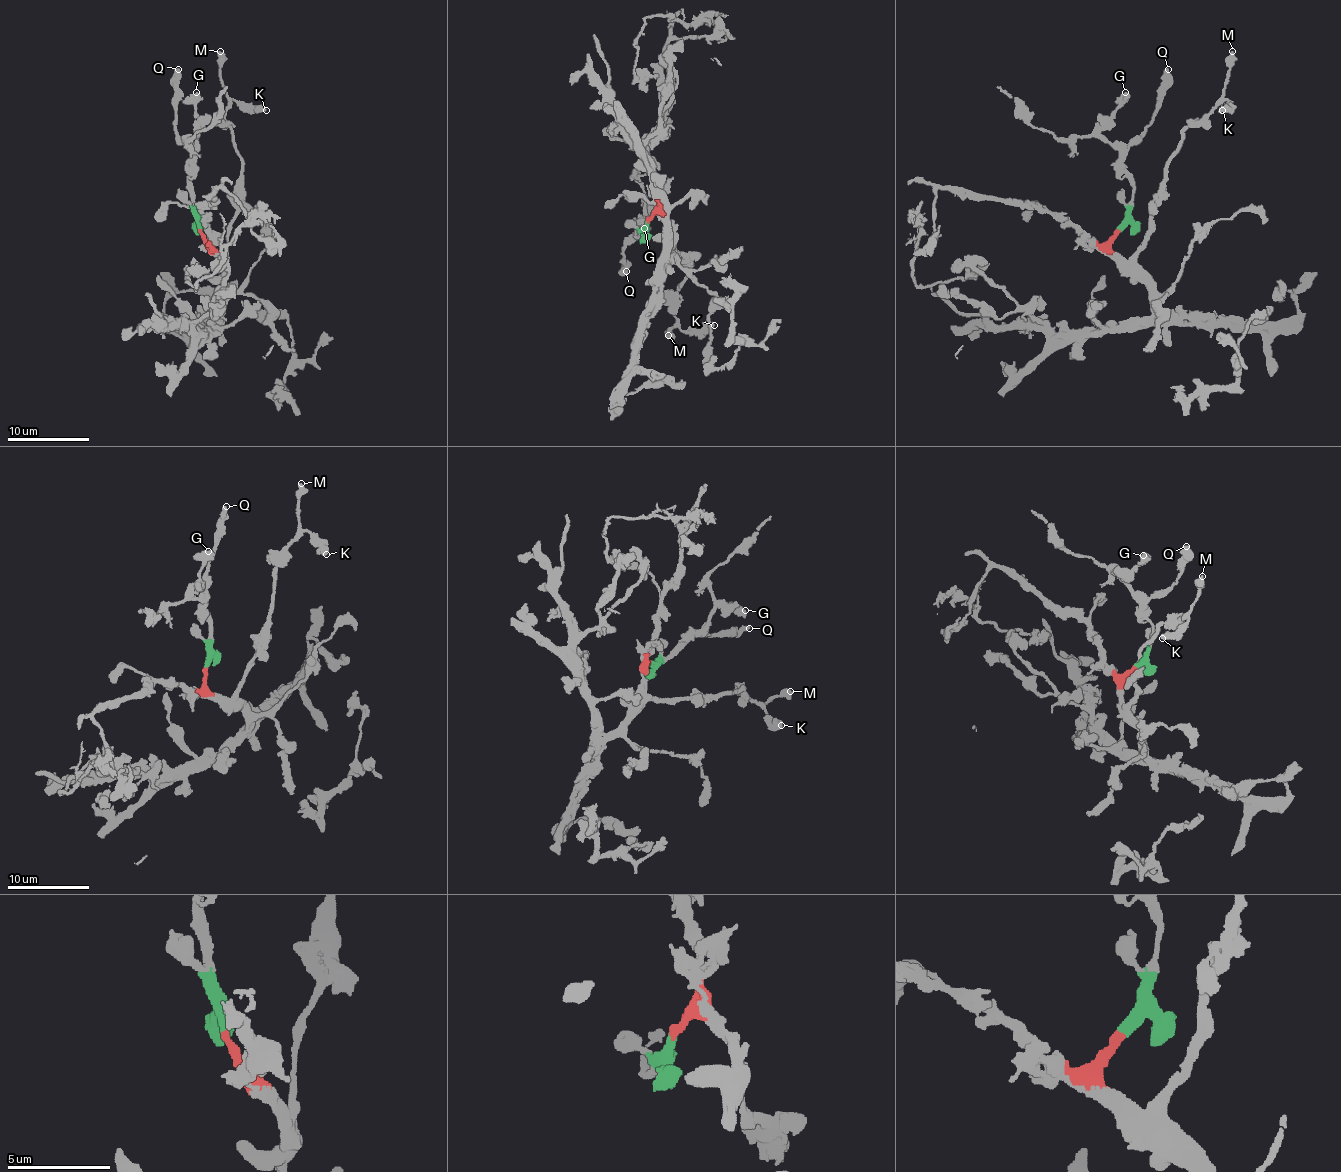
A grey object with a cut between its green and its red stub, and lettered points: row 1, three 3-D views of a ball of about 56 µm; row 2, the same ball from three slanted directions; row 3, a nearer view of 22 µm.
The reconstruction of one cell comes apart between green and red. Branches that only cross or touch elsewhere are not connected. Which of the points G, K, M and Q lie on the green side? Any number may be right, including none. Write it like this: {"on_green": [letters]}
{"on_green": ["G", "Q"]}

